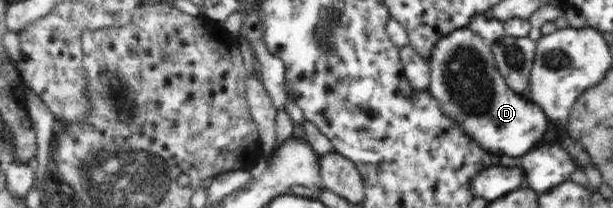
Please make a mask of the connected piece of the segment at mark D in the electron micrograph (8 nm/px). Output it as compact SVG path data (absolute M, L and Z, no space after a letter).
M464 26L442 37L431 51L428 61L431 66L430 83L426 90L440 102L442 113L458 122L462 130L472 136L482 148L515 158L526 155L538 141L544 139L550 121L538 104L518 95L507 86L502 74L496 68L493 42L488 42Z

